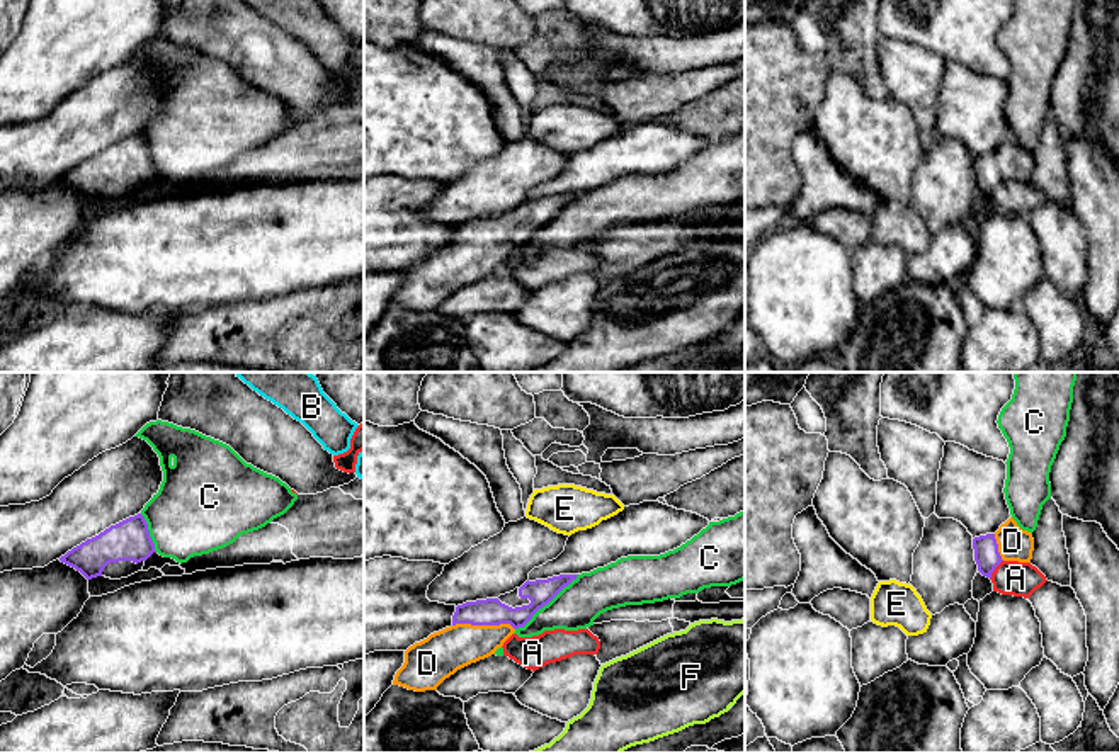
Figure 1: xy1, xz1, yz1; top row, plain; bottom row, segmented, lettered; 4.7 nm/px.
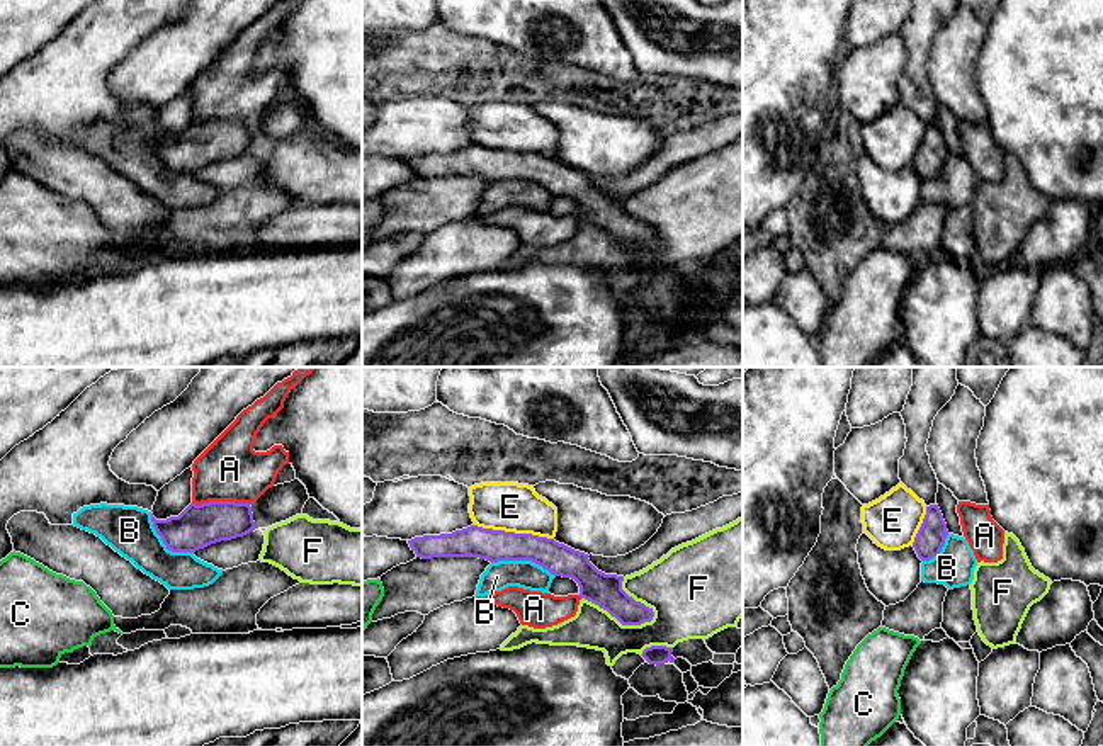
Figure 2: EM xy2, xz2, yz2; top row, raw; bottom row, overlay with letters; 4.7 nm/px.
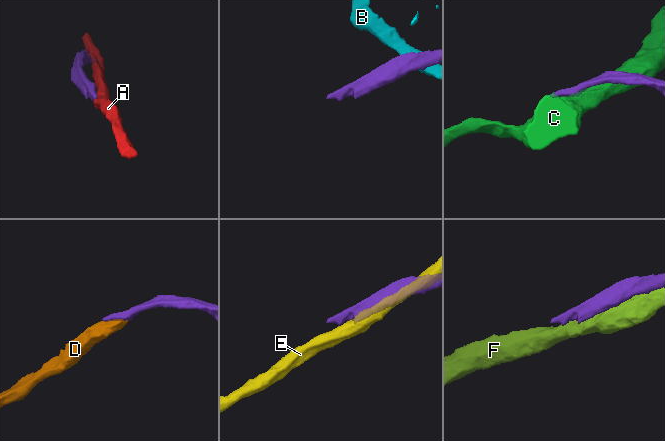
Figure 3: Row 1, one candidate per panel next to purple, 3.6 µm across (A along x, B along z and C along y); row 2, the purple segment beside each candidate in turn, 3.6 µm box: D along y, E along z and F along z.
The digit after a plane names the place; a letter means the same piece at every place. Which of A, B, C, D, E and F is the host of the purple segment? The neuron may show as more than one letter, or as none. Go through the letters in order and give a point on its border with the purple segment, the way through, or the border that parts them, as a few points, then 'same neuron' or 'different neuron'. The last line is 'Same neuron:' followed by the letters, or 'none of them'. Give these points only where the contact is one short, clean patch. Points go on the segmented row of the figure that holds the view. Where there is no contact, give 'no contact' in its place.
A: xy2 (220, 502) | different neuron
B: xz2 (524, 559) | different neuron
C: xz1 (546, 604) | different neuron
D: xz1 (483, 624) | across xz1 (482, 612), (483, 624), (466, 641), (441, 655) | same neuron
E: xz2 (514, 532) | different neuron
F: xz2 (619, 621) | different neuron
Same neuron: D

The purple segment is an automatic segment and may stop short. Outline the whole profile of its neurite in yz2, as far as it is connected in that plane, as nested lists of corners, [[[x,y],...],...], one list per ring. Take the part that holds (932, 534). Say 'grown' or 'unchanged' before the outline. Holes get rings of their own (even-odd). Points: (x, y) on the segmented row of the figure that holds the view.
unchanged | [[[938,505],[926,506],[926,515],[913,542],[918,557],[921,561],[930,561],[938,556],[947,535],[947,523]]]

